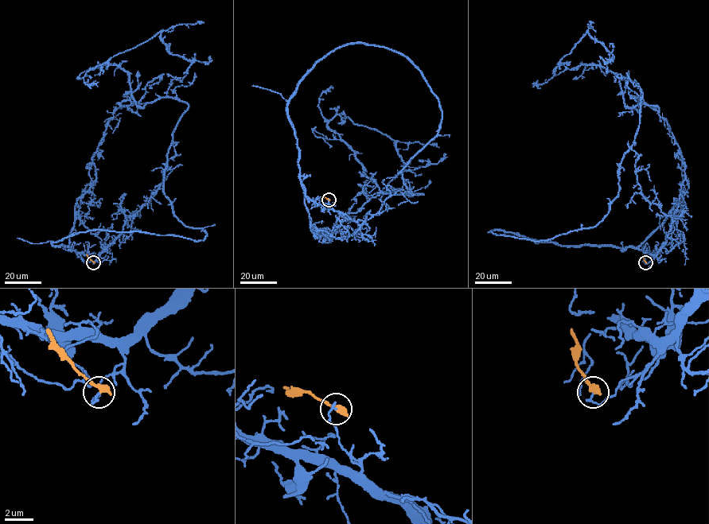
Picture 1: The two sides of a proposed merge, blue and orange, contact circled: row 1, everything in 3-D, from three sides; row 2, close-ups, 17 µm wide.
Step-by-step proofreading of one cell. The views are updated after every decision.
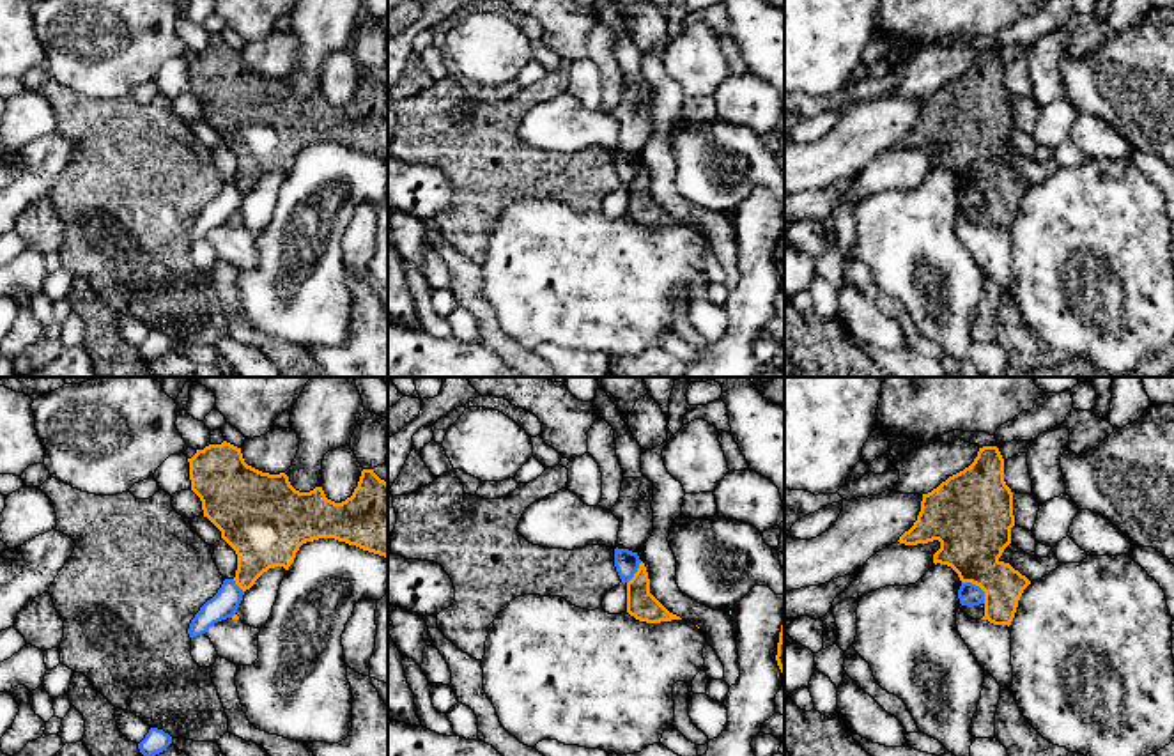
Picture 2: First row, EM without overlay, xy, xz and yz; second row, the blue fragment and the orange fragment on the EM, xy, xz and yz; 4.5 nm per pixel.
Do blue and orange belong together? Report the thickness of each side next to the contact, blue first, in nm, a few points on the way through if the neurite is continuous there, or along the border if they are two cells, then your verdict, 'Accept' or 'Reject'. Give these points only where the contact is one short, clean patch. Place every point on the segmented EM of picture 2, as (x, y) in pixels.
Thickness 100 nm (blue) against 320 nm. Boundary: yz (962, 581), (974, 583), (983, 592), (985, 602). Reject

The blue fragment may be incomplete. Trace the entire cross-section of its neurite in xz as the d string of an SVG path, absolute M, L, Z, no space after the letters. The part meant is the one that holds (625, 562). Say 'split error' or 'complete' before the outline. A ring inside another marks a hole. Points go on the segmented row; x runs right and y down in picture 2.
complete | M614 549L614 567L622 582L629 582L639 568L639 556L629 549Z

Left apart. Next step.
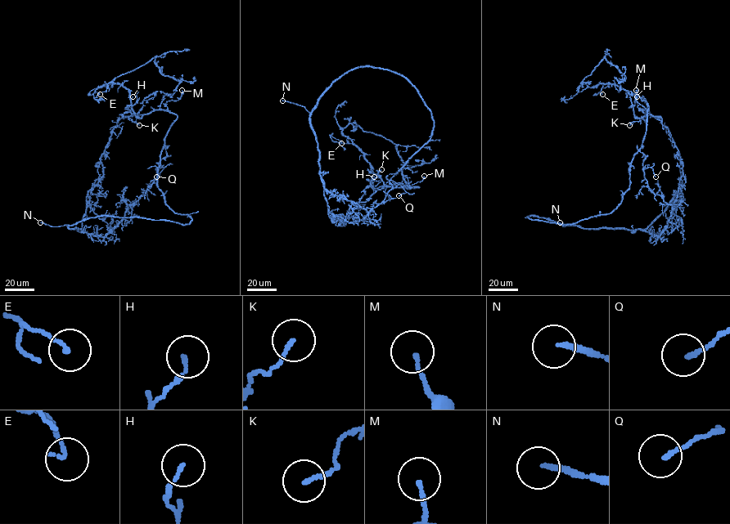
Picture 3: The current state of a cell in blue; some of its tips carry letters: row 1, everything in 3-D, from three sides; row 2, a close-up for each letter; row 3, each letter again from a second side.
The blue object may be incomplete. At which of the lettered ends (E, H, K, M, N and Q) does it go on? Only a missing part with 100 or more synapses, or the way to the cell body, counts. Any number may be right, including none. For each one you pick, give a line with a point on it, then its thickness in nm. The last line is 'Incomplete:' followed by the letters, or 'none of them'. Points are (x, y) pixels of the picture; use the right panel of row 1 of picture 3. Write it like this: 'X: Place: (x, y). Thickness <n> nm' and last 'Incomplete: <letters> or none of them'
N: Place: (560, 222). Thickness 180 nm
Incomplete: N

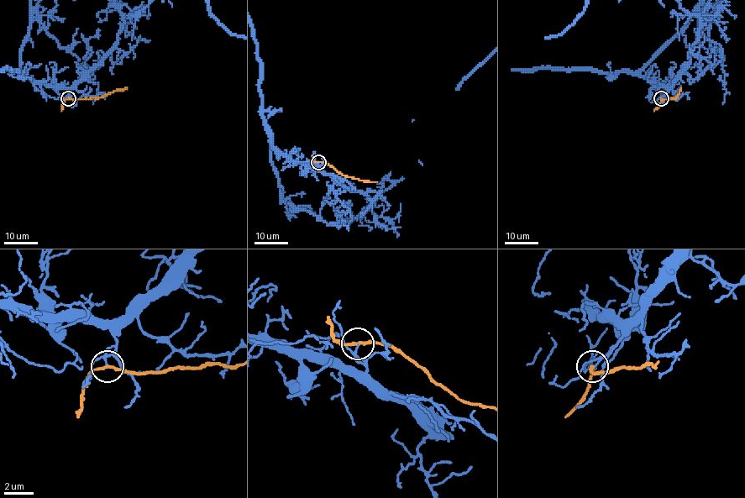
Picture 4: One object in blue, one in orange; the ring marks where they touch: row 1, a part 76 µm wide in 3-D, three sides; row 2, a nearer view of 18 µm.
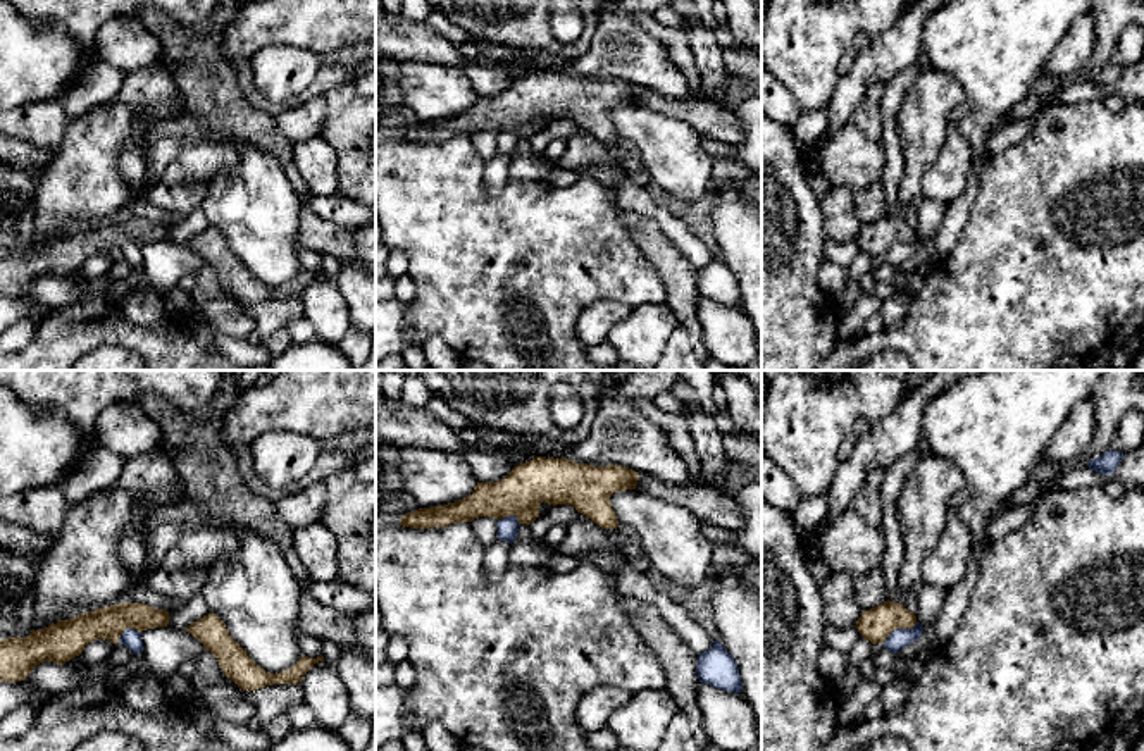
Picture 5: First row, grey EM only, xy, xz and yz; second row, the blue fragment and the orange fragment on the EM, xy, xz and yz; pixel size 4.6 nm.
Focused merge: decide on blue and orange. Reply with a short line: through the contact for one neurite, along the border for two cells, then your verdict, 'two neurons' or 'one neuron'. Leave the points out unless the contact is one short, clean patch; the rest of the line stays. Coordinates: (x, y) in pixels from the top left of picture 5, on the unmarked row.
line yz (917, 236), (907, 243), (895, 243), (882, 257); two neurons

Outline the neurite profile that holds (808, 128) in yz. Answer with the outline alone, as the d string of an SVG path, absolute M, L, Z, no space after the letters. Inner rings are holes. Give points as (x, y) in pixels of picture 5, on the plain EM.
M827 109L801 112L793 127L793 141L799 152L815 150L817 141L827 131Z

